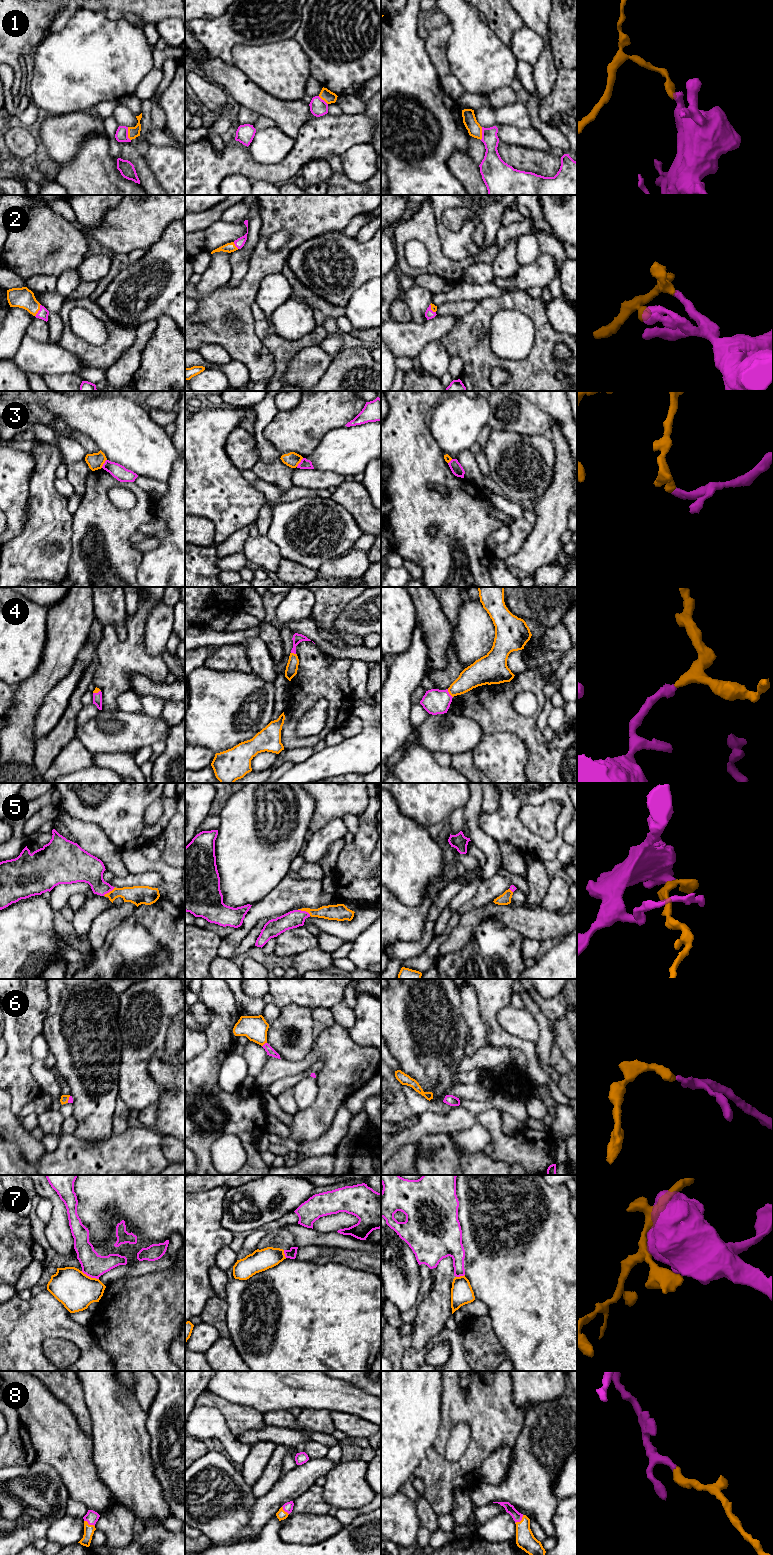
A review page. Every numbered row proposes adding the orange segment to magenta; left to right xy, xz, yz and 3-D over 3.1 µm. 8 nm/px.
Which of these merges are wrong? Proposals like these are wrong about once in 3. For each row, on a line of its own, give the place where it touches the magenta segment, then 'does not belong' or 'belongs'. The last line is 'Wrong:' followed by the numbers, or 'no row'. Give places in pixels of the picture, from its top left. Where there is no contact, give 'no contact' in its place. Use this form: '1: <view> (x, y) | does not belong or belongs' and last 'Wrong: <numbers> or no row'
1: xy (127, 134) | does not belong
2: xy (39, 310) | belongs
3: xz (300, 462) | does not belong
4: yz (448, 693) | belongs
5: xz (304, 911) | belongs
6: xz (264, 1044) | belongs
7: xy (90, 1276) | does not belong
8: xy (89, 1524) | belongs
Wrong: 1, 3, 7

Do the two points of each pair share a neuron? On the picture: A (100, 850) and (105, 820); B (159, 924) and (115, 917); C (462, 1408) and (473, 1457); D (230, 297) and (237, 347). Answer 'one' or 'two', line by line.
A: two
B: two
C: one
D: one

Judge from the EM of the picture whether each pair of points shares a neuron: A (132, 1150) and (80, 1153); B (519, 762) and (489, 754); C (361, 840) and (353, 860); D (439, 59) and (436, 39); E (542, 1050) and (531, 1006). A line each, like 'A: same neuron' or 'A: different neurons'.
A: same neuron
B: same neuron
C: different neurons
D: same neuron
E: same neuron

